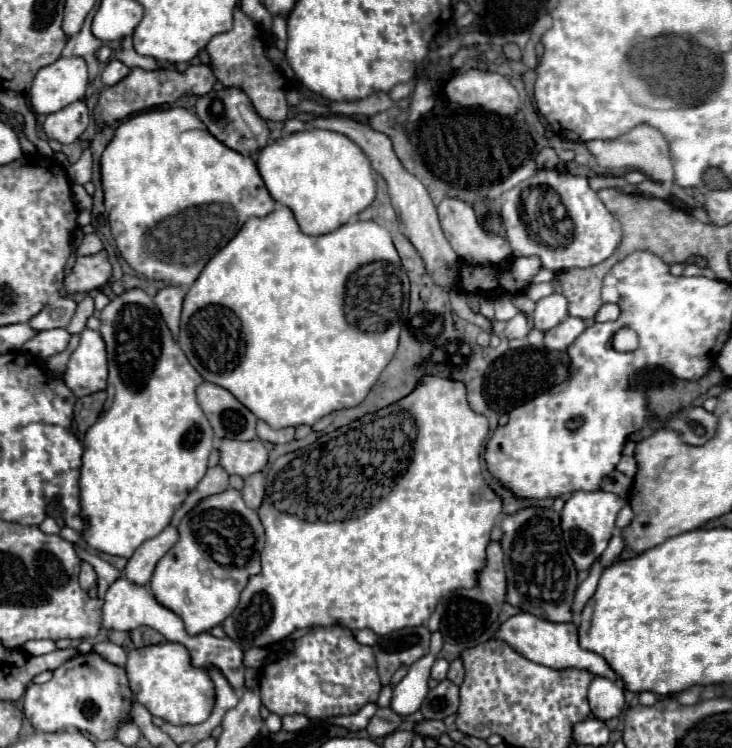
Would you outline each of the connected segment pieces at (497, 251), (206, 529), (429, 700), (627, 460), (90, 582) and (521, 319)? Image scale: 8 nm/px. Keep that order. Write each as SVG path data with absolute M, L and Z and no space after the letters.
M444 198L440 204L438 204L438 216L440 216L440 226L444 228L444 236L448 238L450 246L454 248L454 252L460 256L460 260L464 262L472 262L472 264L490 264L490 266L498 266L508 254L510 254L510 248L508 248L508 242L500 236L488 236L476 216L474 216L474 210L456 200L456 198Z
M228 488L202 498L178 524L180 540L158 562L150 588L156 600L176 612L190 634L202 634L224 622L238 606L250 576L260 574L264 526L258 512L248 508L242 492Z
M442 680L436 688L432 688L420 708L424 718L428 720L446 720L458 710L458 686L450 680Z
M622 456L622 462L618 464L618 470L622 474L626 474L628 478L634 478L636 476L636 460L632 456Z
M84 562L84 564L82 564L82 570L80 570L80 586L88 592L88 590L94 588L96 584L98 584L98 576L96 576L94 568L92 568L88 562Z
M518 312L512 320L506 322L506 330L504 330L504 334L506 334L508 340L512 340L512 338L526 338L528 330L530 330L530 328L528 328L528 320L526 320L526 316L524 316L522 312Z

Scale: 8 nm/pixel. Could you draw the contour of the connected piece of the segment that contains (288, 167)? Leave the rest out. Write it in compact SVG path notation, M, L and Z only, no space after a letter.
M306 130L264 146L256 156L258 172L270 196L288 206L300 230L320 236L346 224L376 196L374 170L366 154L344 134L330 130Z

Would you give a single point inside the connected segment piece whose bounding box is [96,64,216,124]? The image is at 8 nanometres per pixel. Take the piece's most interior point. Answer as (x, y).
(143, 89)

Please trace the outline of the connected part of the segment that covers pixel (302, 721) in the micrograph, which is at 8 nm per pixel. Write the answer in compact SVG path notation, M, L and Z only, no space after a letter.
M294 714L294 716L284 716L282 718L282 728L286 732L296 732L296 730L302 730L304 726L308 726L308 718L302 716L302 714Z

